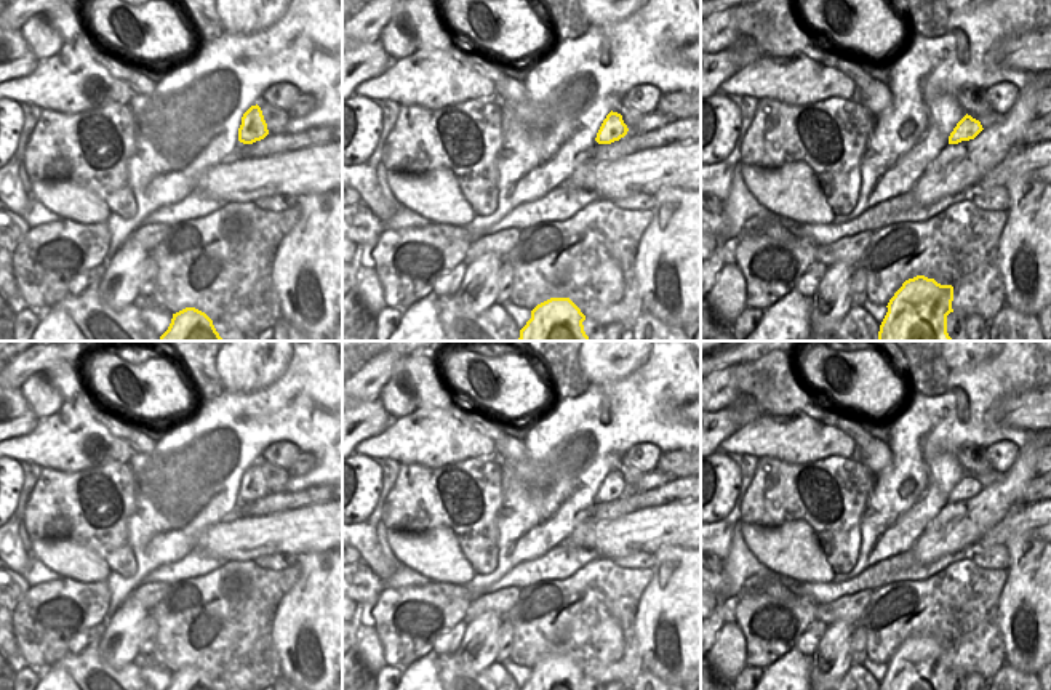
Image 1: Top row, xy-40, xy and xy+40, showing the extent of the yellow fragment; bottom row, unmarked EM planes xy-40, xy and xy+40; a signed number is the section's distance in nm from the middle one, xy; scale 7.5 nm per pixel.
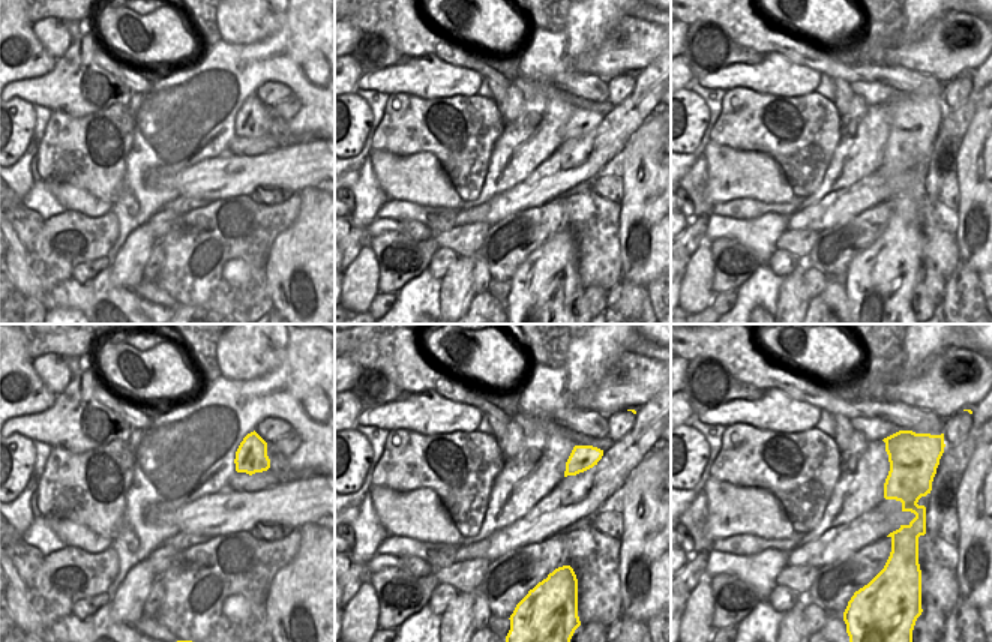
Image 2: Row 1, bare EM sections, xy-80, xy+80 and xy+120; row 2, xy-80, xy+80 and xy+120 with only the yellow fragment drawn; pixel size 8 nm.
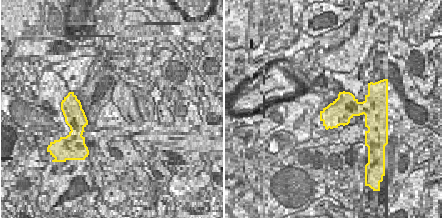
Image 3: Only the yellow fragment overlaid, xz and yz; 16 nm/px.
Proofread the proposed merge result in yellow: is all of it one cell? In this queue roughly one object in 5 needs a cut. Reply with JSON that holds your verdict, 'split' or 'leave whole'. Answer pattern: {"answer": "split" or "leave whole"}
{"answer": "leave whole"}

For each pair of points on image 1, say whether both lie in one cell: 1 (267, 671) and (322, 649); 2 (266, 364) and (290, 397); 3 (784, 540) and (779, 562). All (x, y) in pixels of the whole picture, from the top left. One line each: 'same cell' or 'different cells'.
1: different cells
2: different cells
3: same cell

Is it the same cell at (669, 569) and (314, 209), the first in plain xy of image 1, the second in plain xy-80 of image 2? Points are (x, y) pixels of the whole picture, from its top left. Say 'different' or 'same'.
same

